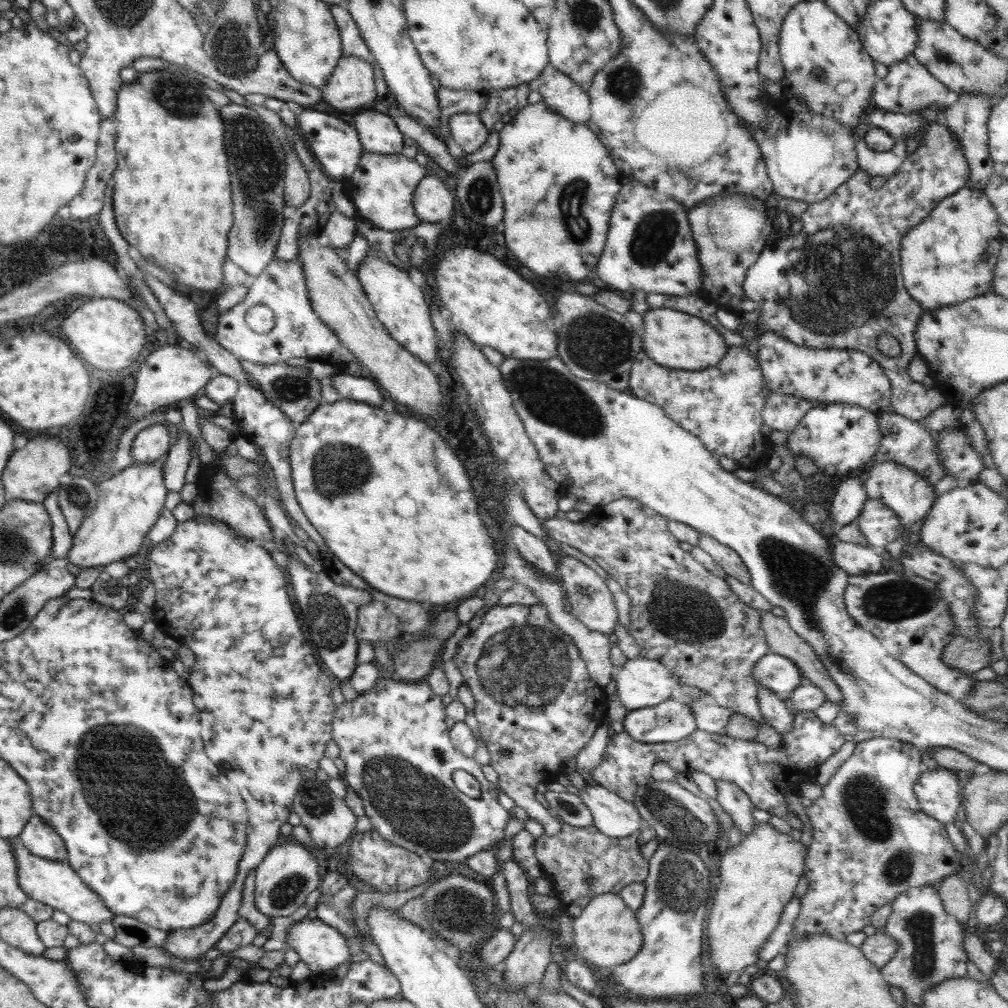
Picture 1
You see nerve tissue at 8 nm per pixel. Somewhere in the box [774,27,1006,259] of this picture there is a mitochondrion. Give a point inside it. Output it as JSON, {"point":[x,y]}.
{"point":[944,57]}

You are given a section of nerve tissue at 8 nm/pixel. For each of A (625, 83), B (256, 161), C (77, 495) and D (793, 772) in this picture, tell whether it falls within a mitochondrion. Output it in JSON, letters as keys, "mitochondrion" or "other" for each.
{"A":"mitochondrion","B":"mitochondrion","C":"mitochondrion","D":"other"}

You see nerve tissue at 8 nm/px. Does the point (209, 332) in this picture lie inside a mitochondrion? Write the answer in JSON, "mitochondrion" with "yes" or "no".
{"mitochondrion":"no"}

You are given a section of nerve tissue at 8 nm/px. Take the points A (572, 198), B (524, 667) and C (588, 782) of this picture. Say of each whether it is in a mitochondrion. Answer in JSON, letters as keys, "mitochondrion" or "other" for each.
{"A":"mitochondrion","B":"mitochondrion","C":"other"}

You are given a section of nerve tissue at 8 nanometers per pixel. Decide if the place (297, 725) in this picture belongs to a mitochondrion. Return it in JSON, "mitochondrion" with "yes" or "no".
{"mitochondrion":"no"}

